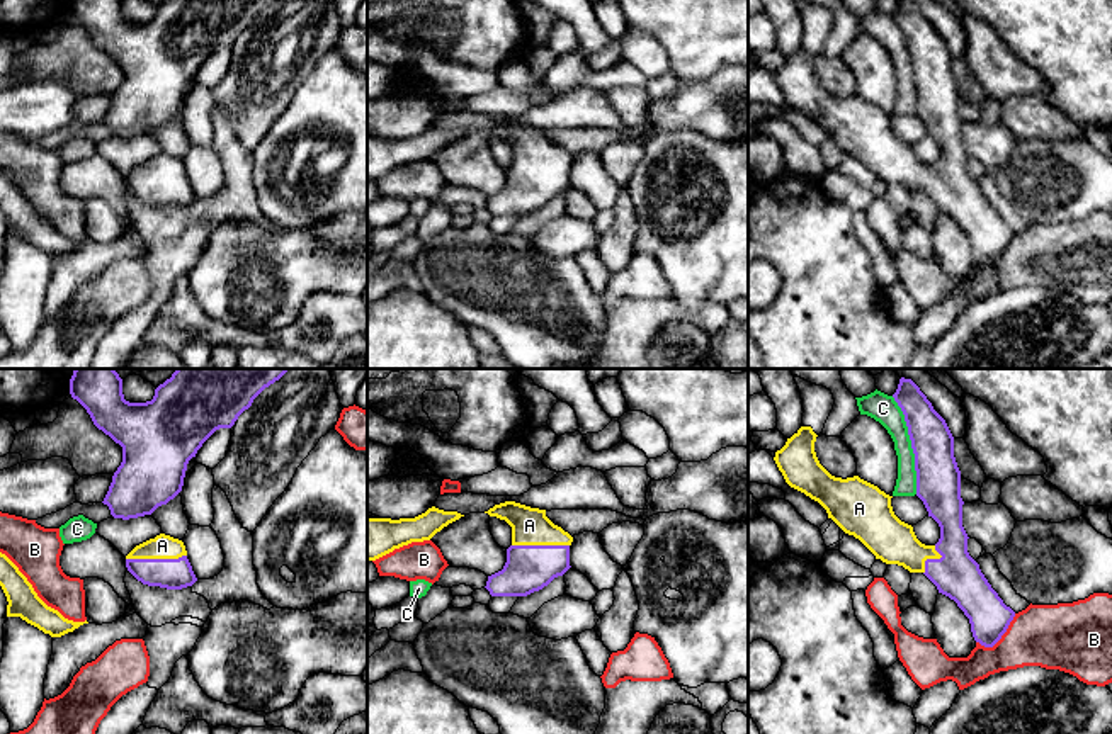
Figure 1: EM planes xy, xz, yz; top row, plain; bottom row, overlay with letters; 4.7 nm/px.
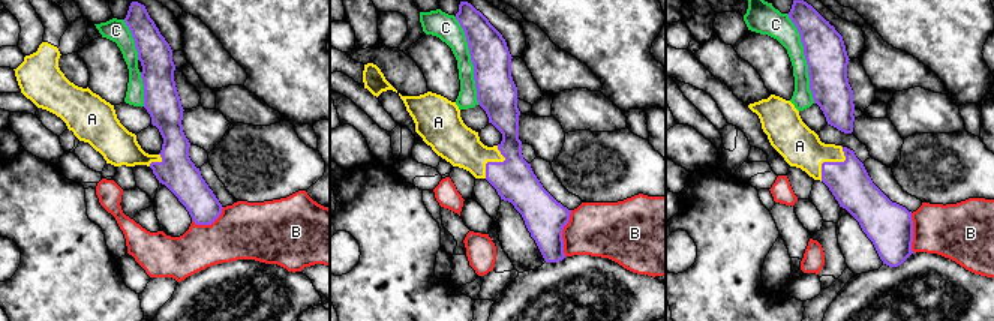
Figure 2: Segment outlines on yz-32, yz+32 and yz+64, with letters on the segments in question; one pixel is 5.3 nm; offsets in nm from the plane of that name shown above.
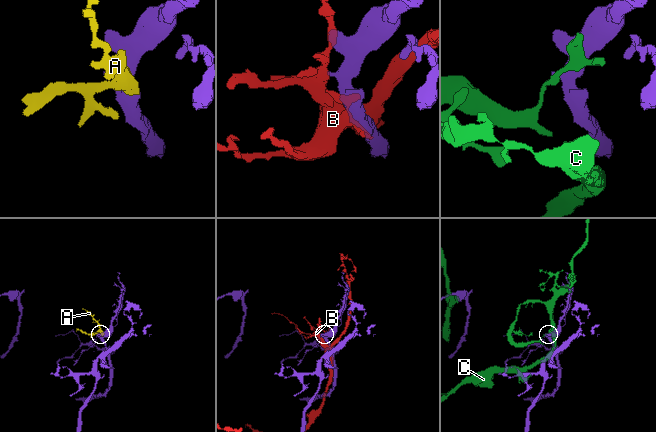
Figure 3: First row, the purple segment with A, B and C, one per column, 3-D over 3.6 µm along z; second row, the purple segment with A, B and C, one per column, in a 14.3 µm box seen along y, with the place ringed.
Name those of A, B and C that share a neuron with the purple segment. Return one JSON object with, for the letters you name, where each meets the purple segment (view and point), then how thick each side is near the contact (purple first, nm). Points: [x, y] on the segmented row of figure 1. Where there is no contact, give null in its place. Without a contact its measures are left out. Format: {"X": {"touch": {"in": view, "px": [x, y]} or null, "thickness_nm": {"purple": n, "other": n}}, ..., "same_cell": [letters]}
{"A": {"touch": {"in": "xy", "px": [155, 559]}, "thickness_nm": {"purple": 140, "other": 110}}, "same_cell": ["A"]}

